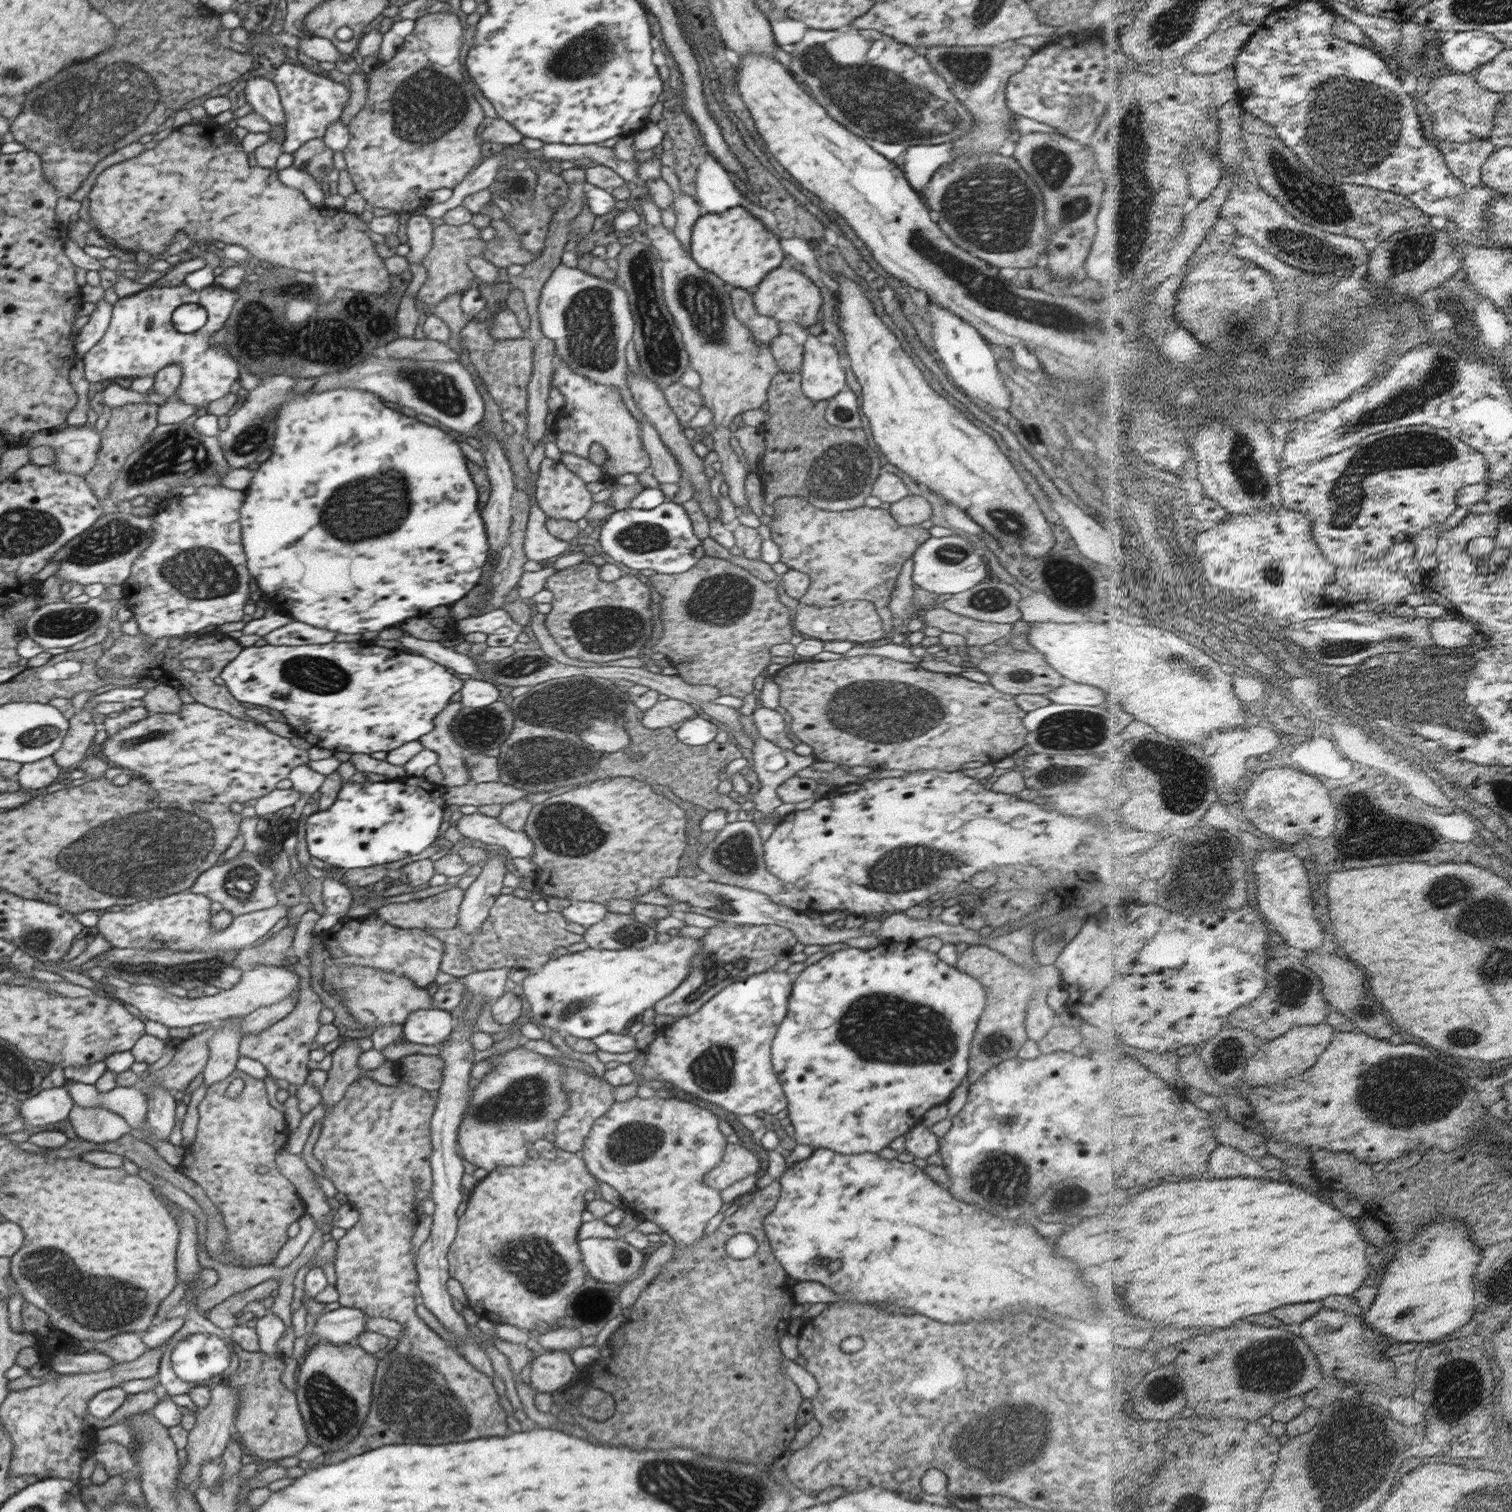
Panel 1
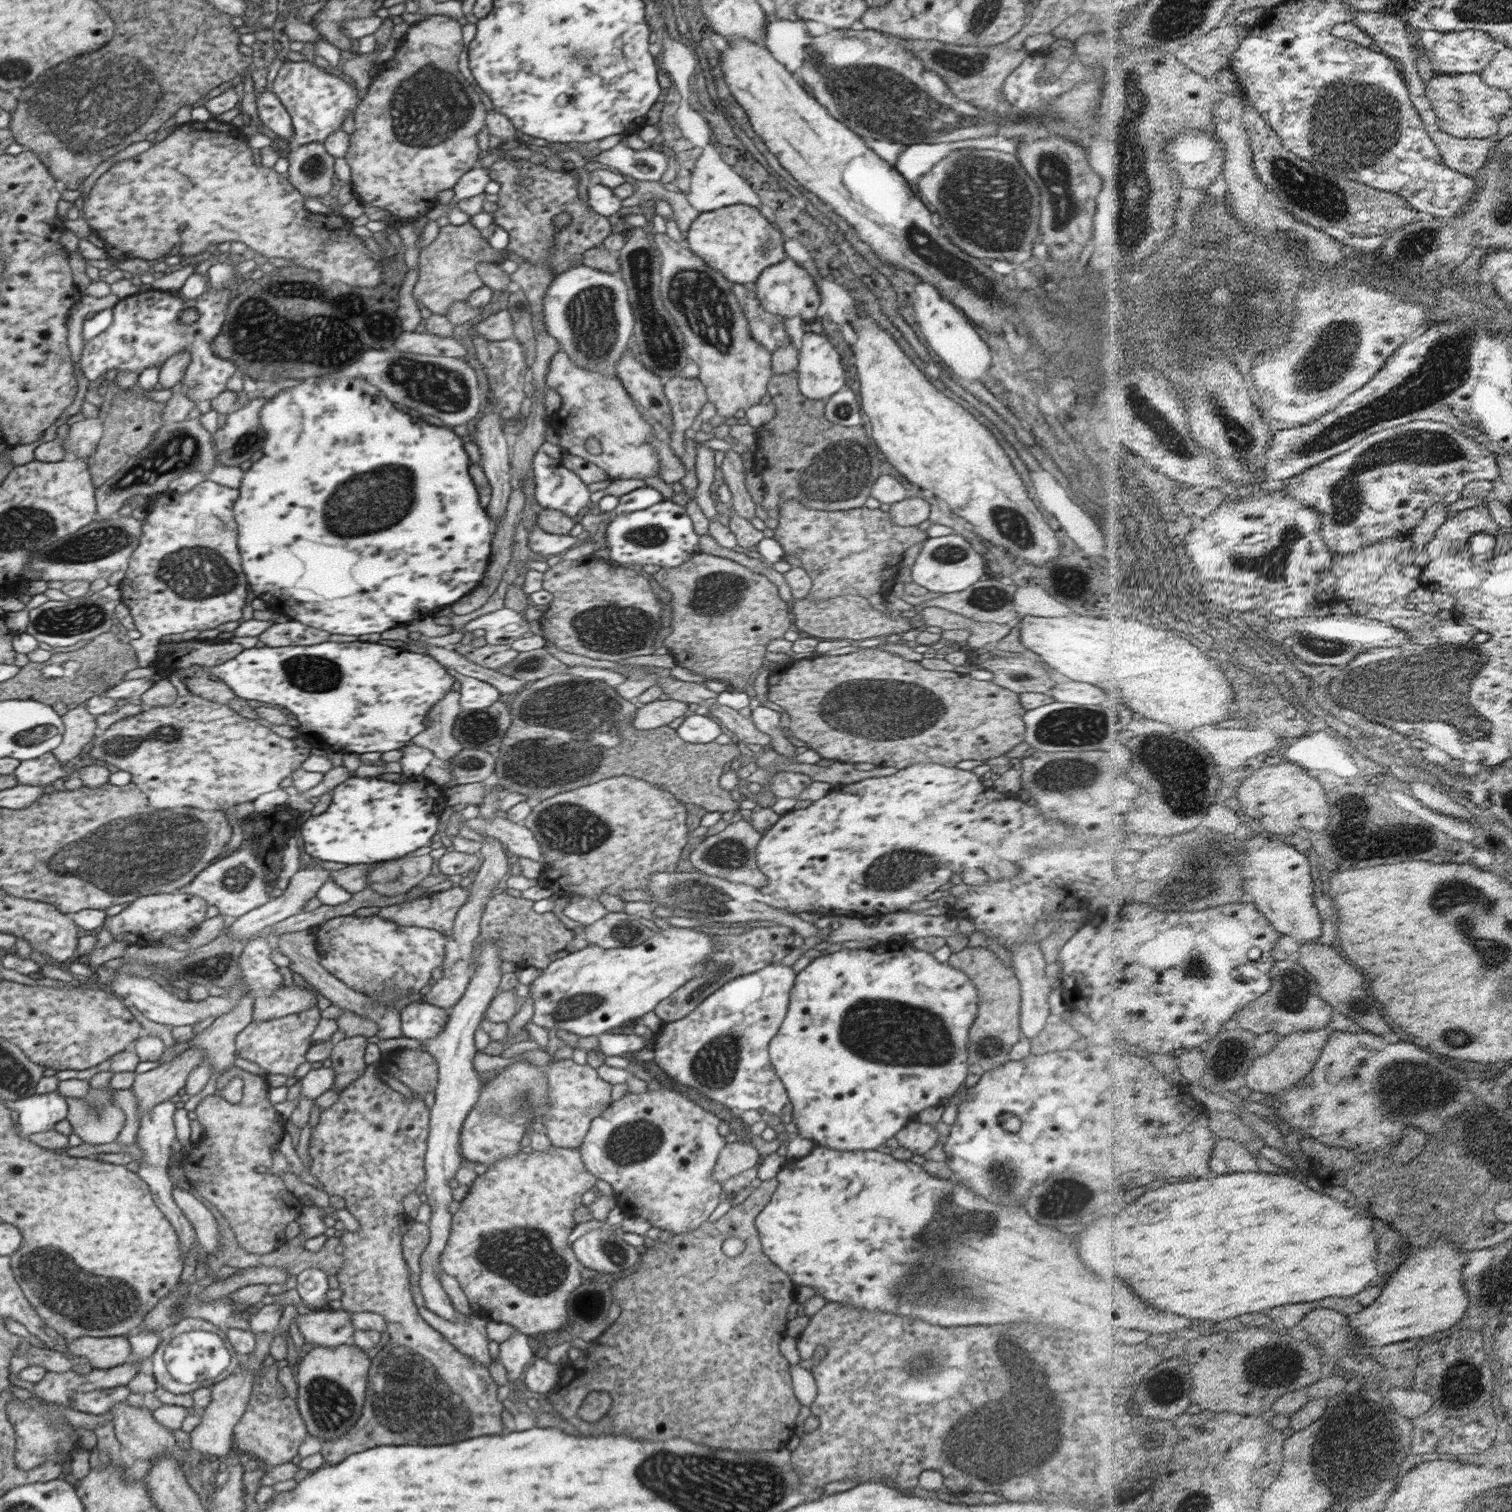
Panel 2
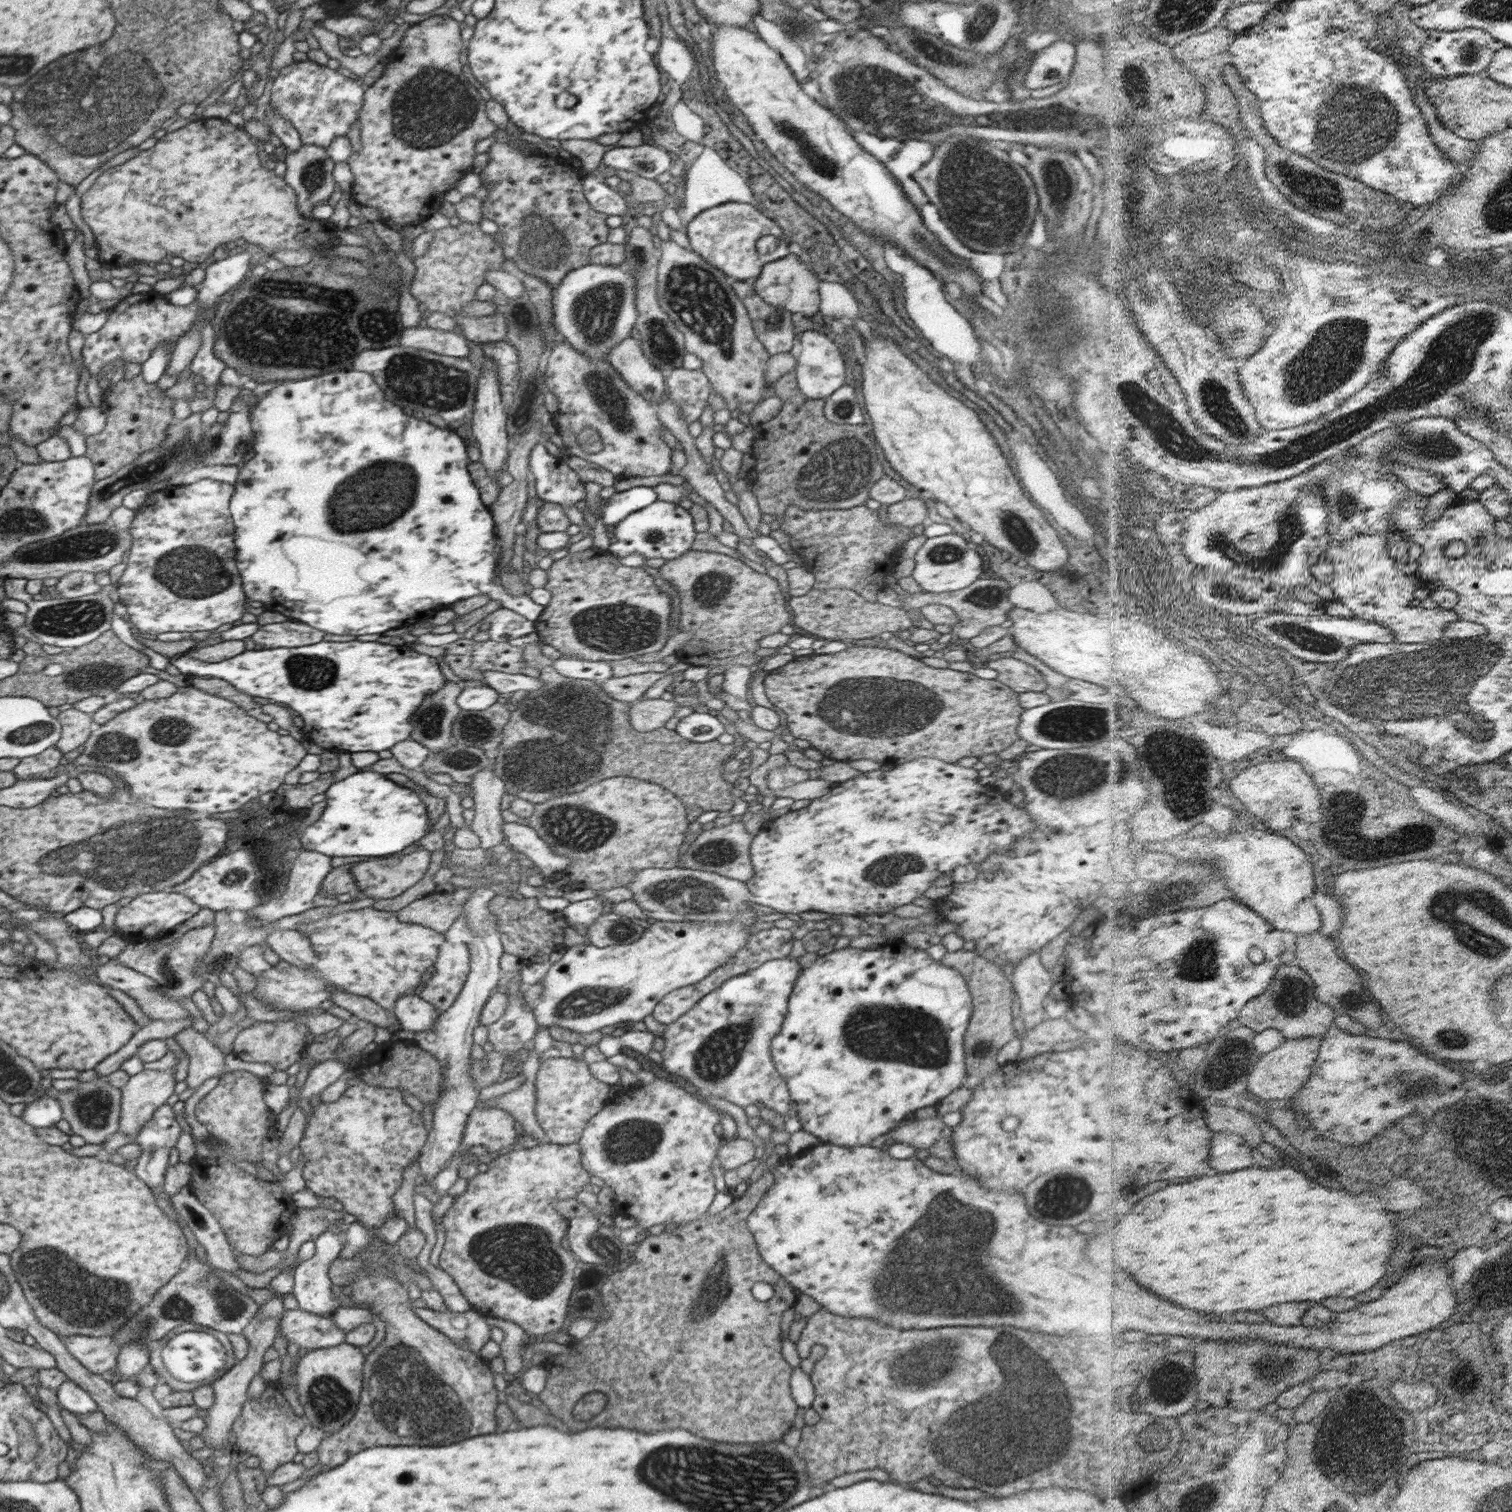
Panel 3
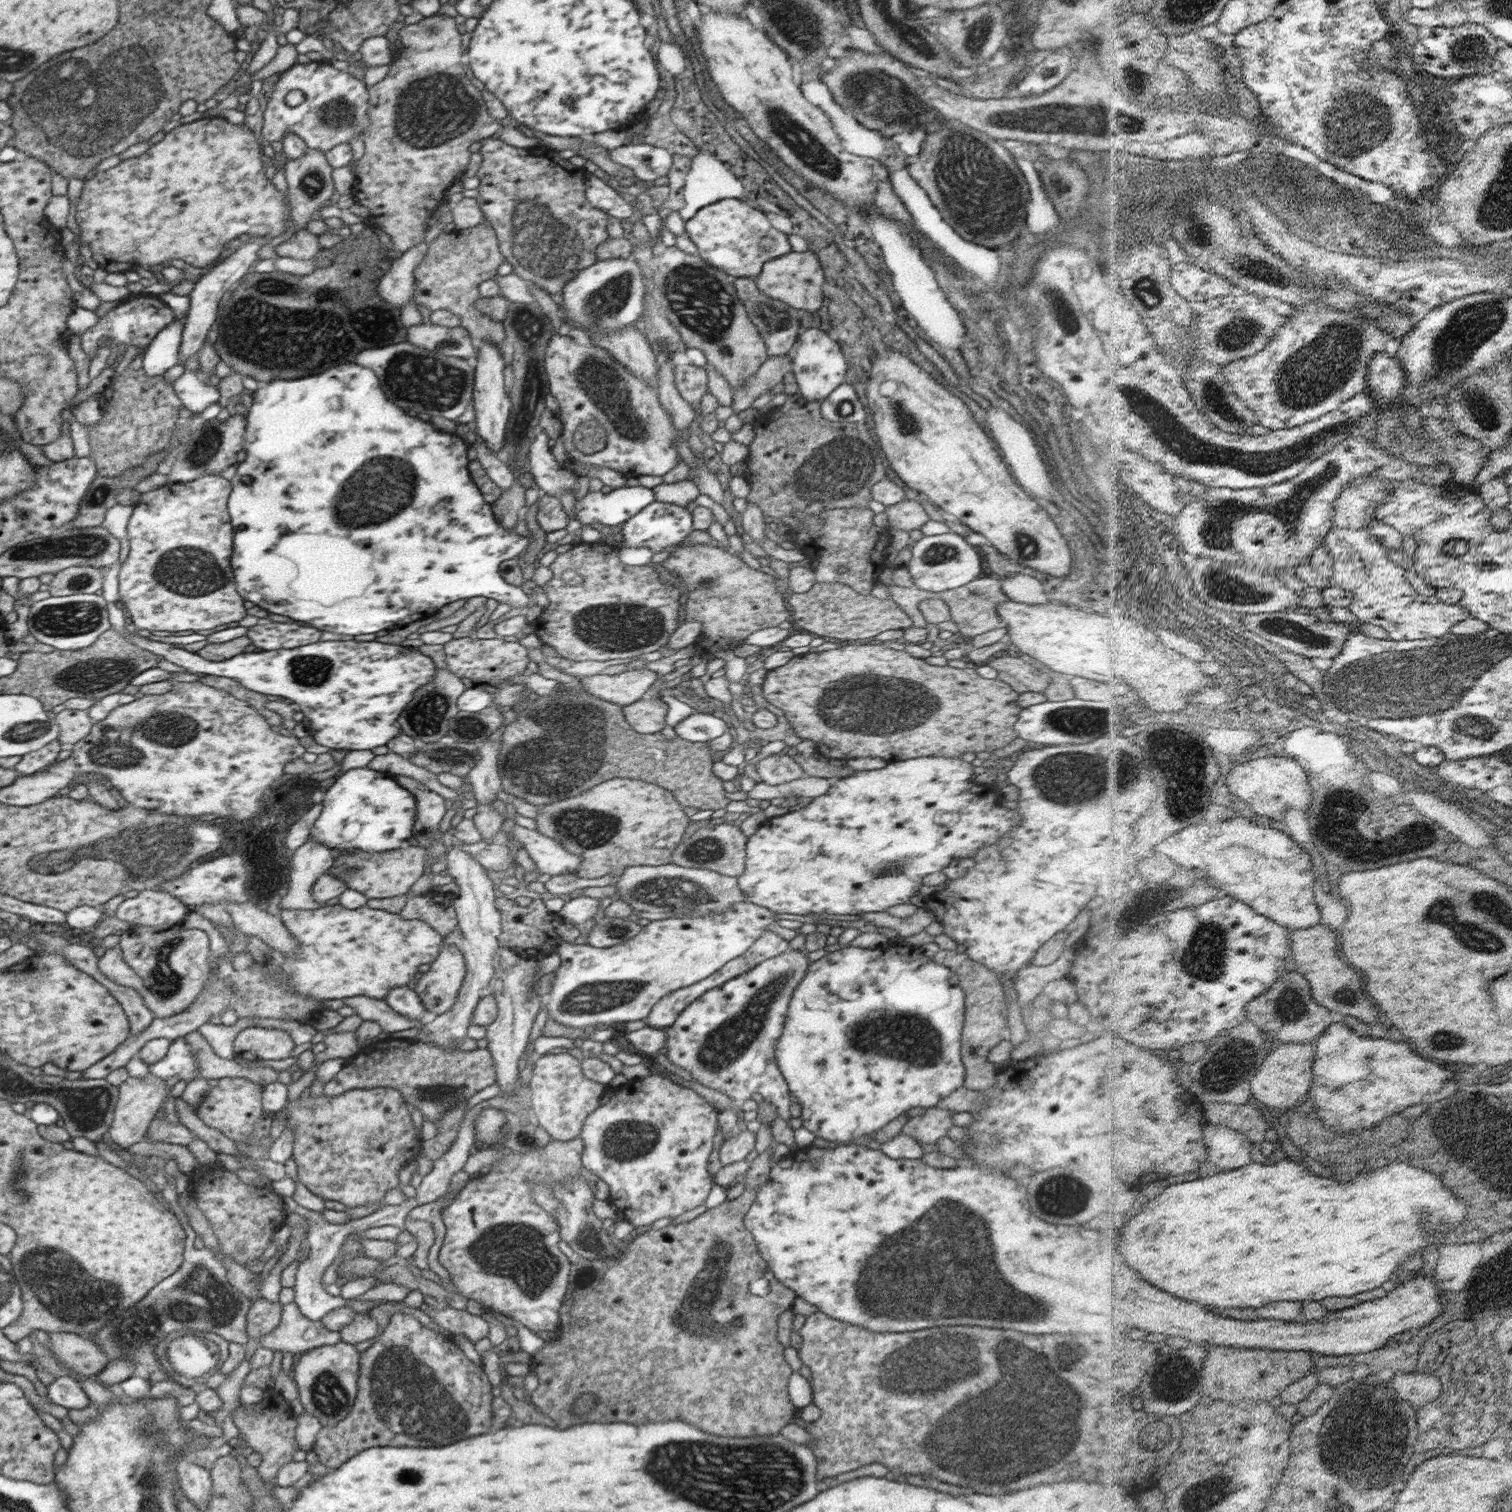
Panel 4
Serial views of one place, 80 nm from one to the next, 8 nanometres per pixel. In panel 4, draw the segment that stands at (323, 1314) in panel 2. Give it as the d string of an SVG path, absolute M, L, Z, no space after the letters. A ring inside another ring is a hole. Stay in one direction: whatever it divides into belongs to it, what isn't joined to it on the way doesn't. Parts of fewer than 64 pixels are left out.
M295 1302L283 1306L283 1316L280 1325L274 1331L261 1338L262 1347L271 1348L274 1352L292 1352L292 1353L305 1353L326 1345L338 1344L341 1341L339 1332L326 1330L324 1324L320 1321L309 1319L298 1308Z

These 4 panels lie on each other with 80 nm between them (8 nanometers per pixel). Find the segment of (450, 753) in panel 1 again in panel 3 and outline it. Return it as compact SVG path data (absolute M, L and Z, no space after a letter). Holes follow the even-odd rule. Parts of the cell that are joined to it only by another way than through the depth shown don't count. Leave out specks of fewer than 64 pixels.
M447 680L441 690L425 696L418 710L410 717L412 733L409 738L426 746L431 753L450 748L450 726L461 712L457 698L462 689L462 683Z

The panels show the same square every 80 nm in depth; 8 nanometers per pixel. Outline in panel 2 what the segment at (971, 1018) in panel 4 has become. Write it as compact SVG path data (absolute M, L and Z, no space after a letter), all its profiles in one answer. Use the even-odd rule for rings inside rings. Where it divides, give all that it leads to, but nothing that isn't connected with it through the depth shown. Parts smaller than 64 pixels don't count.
M987 946L965 947L963 950L952 953L947 960L952 968L965 972L979 991L979 1010L977 1018L969 1031L969 1043L980 1042L980 1040L996 1040L1002 1044L1002 1048L1010 1048L1020 1040L1020 981L1016 976L1013 965L1004 963ZM992 1034L992 1038L990 1038Z

